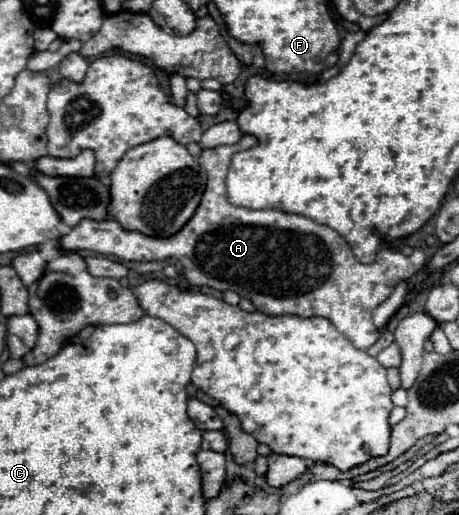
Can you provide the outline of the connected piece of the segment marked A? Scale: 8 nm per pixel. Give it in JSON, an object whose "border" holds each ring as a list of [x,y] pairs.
{"border":[[[244,135],[236,145],[204,149],[200,155],[202,169],[208,173],[208,185],[192,219],[170,237],[148,237],[140,231],[126,231],[116,219],[94,223],[84,219],[68,235],[62,237],[66,251],[96,251],[116,255],[124,261],[166,261],[190,257],[190,283],[206,285],[218,291],[236,291],[250,299],[258,311],[266,315],[300,315],[326,317],[334,327],[358,349],[372,347],[380,331],[372,323],[372,311],[390,297],[402,279],[414,277],[426,265],[422,249],[412,255],[390,249],[384,241],[374,263],[360,263],[352,255],[342,235],[316,221],[286,213],[282,209],[254,211],[236,207],[226,197],[226,173],[234,153],[250,149],[258,143],[254,135]]]}

